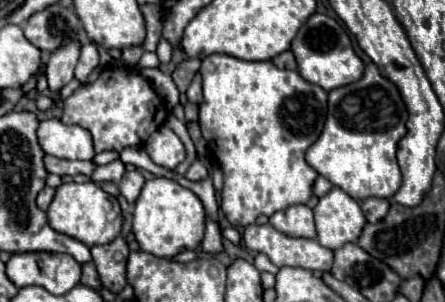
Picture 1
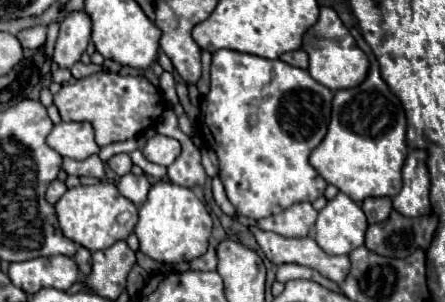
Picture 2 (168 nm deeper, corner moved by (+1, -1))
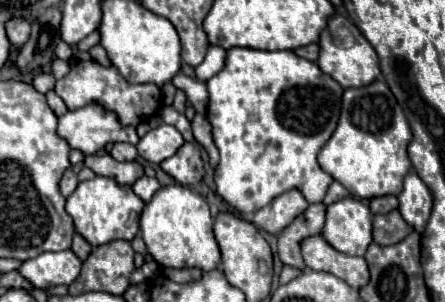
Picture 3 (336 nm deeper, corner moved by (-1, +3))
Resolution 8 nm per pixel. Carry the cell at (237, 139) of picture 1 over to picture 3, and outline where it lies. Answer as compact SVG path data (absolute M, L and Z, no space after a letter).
M229 48L221 72L217 72L211 80L207 80L207 88L209 88L207 118L209 118L211 126L213 126L213 140L215 140L215 146L219 148L219 154L221 154L221 162L219 162L217 172L215 172L215 184L217 184L217 194L227 204L231 204L237 212L249 216L249 214L261 210L265 204L269 204L271 200L281 196L281 192L287 192L287 190L299 190L309 204L315 204L315 202L323 200L329 184L333 182L333 178L319 168L317 154L323 148L323 144L331 138L331 134L333 134L333 130L337 126L337 118L339 118L339 112L341 112L341 96L343 96L343 88L331 76L323 74L315 62L299 58L293 50L267 52L267 50L253 50L253 48Z

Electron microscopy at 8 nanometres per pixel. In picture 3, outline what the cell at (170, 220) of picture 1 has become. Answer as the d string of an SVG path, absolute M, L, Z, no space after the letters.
M171 184L155 192L141 212L141 238L147 244L147 252L157 264L167 268L201 268L203 272L217 268L219 246L213 236L213 218L203 196L195 194L187 186Z

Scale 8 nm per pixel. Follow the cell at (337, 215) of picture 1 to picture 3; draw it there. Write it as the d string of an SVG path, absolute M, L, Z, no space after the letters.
M341 198L327 206L321 236L339 252L363 256L371 244L371 212L367 202L357 198Z

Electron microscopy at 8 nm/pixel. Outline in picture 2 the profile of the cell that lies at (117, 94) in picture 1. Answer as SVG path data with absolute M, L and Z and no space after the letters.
M105 70L75 80L73 84L63 84L63 88L53 96L53 104L59 108L63 120L91 122L99 146L135 138L151 128L165 110L159 88L153 86L145 76L119 76Z

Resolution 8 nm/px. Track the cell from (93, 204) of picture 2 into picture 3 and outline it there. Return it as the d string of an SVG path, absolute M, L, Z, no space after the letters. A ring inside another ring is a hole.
M95 176L93 180L81 182L77 190L67 198L65 210L73 218L75 230L91 244L101 246L111 240L133 240L139 230L139 214L143 210L143 200L133 194L131 186L121 186L113 178ZM133 212L133 218L131 218Z

